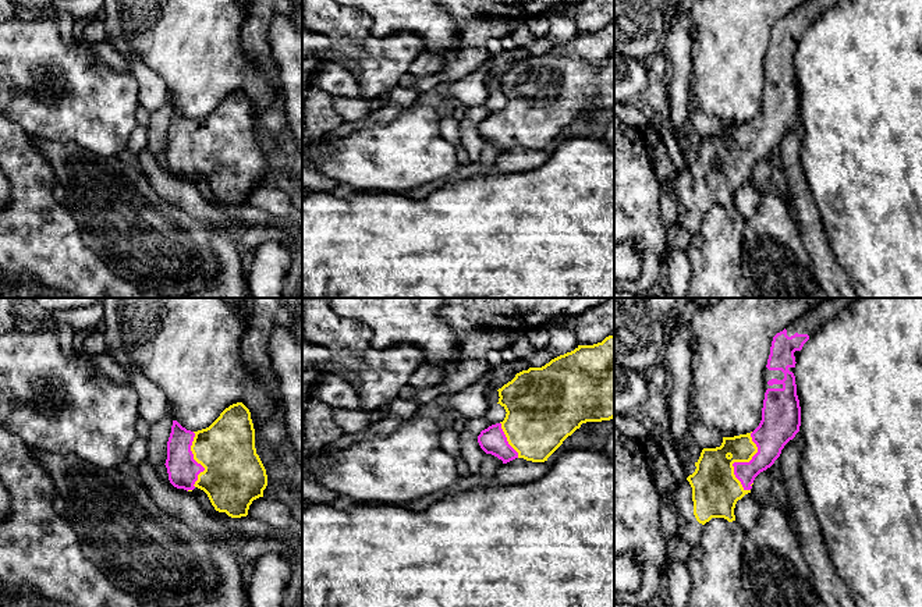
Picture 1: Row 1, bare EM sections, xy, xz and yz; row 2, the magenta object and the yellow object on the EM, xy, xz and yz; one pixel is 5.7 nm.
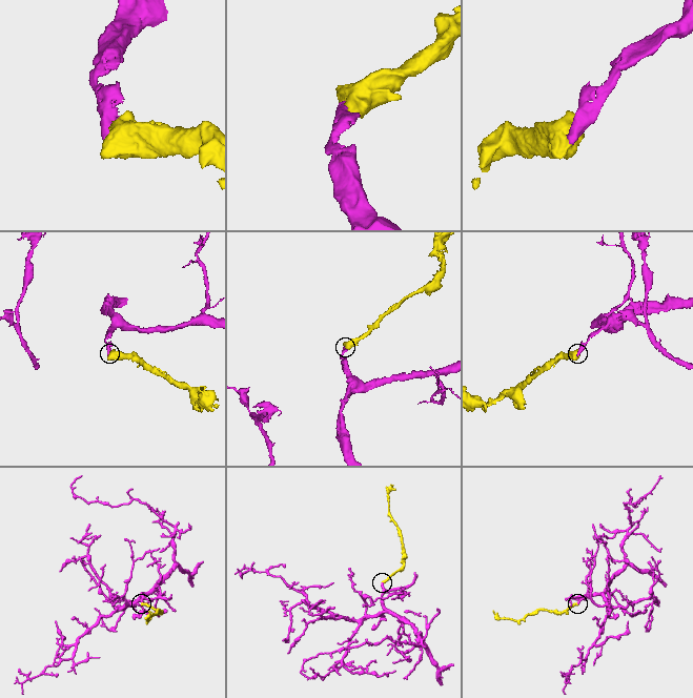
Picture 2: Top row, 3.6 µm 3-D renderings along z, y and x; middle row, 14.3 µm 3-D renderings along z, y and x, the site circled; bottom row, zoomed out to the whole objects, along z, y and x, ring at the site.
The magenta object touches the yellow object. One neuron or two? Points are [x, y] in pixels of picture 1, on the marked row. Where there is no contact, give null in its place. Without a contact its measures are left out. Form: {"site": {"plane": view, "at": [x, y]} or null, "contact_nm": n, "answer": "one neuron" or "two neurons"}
{"site": {"plane": "yz", "at": [741, 462]}, "contact_nm": 340, "answer": "one neuron"}

